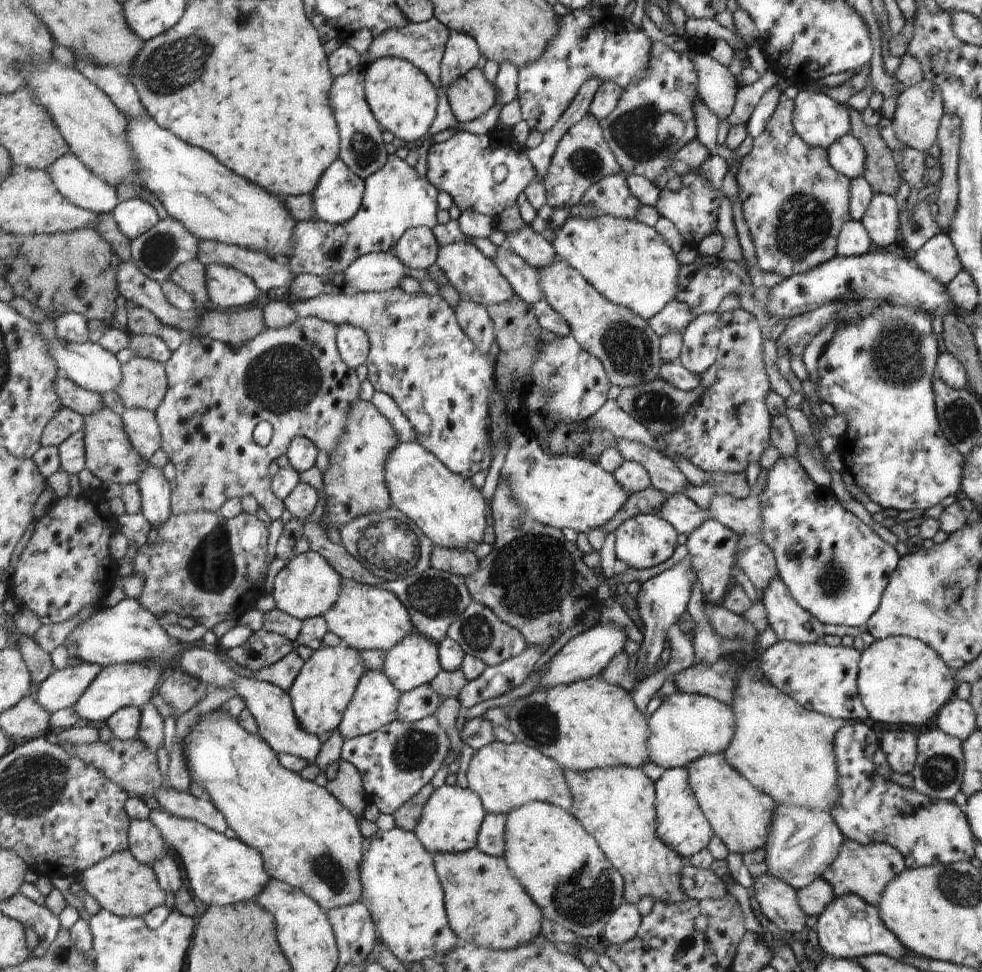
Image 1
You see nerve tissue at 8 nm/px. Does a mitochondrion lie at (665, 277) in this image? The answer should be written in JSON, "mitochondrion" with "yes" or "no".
{"mitochondrion":"no"}

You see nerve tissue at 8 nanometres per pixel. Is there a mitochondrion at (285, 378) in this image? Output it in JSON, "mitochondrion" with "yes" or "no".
{"mitochondrion":"yes"}

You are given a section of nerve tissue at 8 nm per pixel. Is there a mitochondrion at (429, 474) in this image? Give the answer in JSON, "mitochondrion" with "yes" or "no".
{"mitochondrion":"no"}

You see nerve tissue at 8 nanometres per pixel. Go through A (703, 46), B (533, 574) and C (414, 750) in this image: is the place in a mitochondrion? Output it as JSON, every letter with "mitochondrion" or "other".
{"A":"other","B":"mitochondrion","C":"mitochondrion"}

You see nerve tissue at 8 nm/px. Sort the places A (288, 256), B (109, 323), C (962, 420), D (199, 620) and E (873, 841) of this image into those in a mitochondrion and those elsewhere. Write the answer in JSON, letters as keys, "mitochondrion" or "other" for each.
{"A":"other","B":"other","C":"mitochondrion","D":"other","E":"other"}

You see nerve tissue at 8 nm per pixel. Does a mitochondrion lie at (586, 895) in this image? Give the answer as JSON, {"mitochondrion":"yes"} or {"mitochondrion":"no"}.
{"mitochondrion":"yes"}

